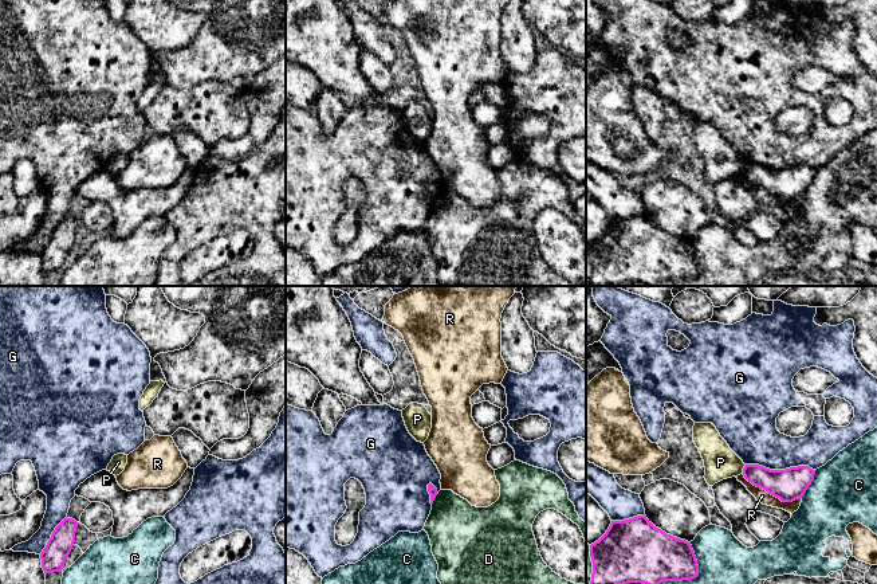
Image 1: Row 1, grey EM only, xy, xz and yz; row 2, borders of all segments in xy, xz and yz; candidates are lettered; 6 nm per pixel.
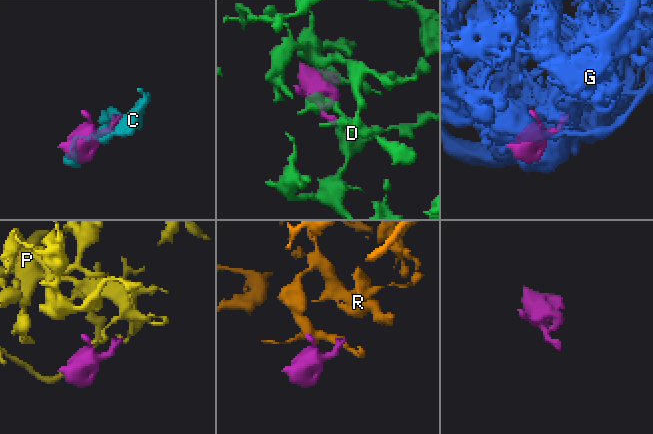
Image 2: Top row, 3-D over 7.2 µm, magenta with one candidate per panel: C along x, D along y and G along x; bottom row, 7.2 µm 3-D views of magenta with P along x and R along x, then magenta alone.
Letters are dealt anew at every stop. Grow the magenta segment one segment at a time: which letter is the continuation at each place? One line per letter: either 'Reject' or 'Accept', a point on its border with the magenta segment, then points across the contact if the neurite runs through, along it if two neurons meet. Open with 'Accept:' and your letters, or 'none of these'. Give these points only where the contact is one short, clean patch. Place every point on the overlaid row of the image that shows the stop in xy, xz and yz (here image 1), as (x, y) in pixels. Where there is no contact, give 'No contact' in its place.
Accept: none of these
C: Reject. Touches magenta at yz (810, 483)
D: Reject. Touches magenta at xz (435, 497)
G: Reject. Touches magenta at yz (781, 470)
P: Reject. Touches magenta at yz (743, 469). Boundary: yz (746, 465), (742, 471)
R: Reject. Touches magenta at yz (771, 494)

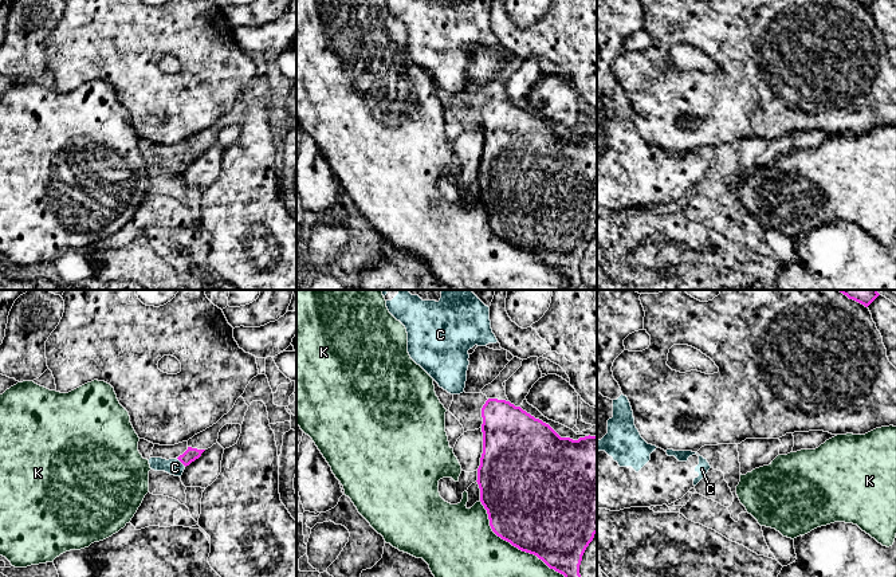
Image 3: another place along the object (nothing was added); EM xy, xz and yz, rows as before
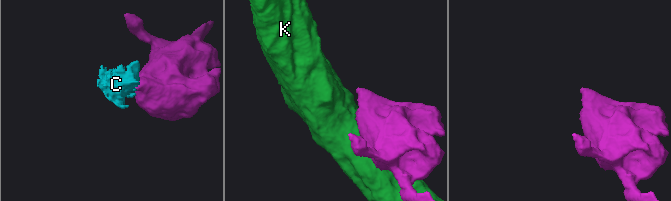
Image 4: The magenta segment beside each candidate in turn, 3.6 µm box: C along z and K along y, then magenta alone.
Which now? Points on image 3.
Accept: C
C: Accept. Touches magenta at xy (181, 462). Path across: xy (191, 454), (181, 462), (175, 467)
K: Reject. Touches magenta at xz (514, 545)

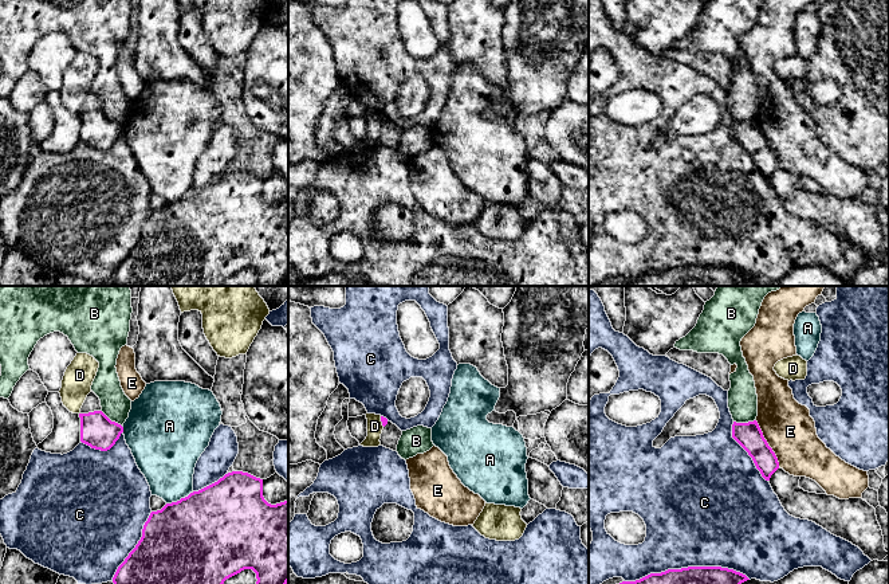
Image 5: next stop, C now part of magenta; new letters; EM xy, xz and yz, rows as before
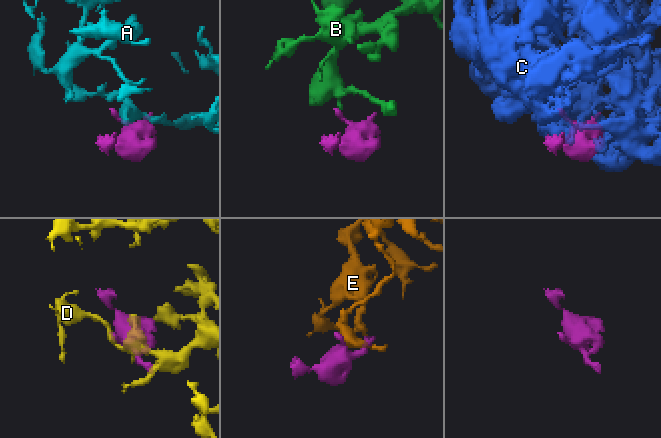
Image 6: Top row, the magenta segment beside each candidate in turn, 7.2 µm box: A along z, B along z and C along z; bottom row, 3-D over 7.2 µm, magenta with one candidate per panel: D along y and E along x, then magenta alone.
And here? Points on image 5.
Accept: none of these
A: Reject. Touches magenta at xy (181, 498)
B: Reject. Touches magenta at yz (744, 423). Boundary: yz (755, 419), (734, 422)
C: Reject. Touches magenta at xy (136, 547)
D: Reject. Touches magenta at xz (381, 420)
E: Reject. Touches magenta at yz (767, 443)

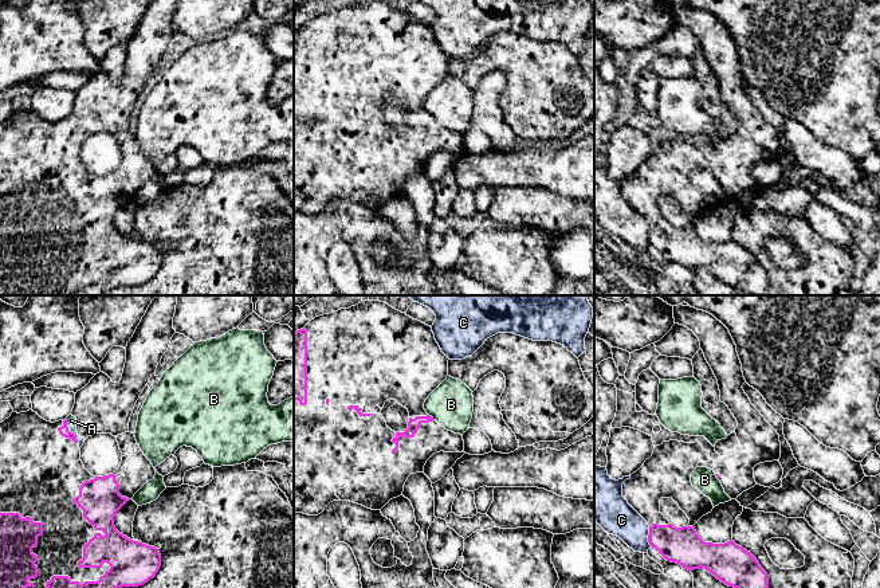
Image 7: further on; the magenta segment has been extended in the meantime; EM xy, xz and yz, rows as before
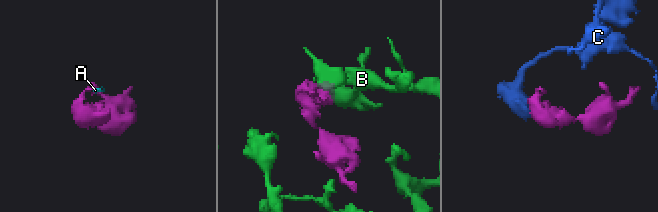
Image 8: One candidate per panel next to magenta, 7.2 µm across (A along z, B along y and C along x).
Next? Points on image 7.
Accept: A
A: Accept. Touches magenta at xy (69, 431)
B: Reject. Touches magenta at xz (431, 416). Boundary: xz (428, 414), (433, 419)
C: Reject. Touches magenta at yz (648, 536). Boundary: yz (648, 526), (648, 543), (651, 545)

